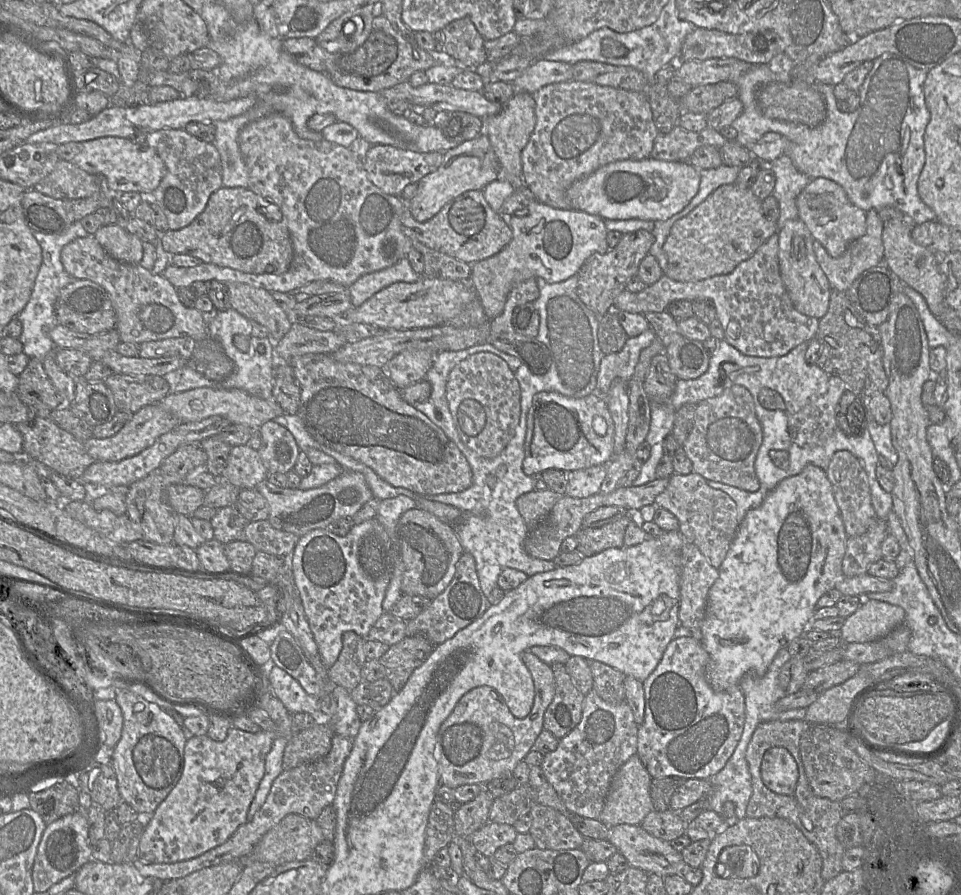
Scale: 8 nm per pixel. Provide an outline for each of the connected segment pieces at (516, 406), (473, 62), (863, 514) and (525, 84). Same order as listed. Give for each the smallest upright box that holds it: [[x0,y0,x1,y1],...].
[[446,352,521,457],[443,18,487,69],[826,451,878,536],[512,58,573,94]]

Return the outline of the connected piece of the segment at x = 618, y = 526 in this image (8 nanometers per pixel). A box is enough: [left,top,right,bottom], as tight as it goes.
[575,515,631,558]

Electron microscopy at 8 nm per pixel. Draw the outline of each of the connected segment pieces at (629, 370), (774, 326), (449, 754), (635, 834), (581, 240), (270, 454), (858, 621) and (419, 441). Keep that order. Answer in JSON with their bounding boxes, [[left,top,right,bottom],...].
[[597,327,656,397],[613,233,819,357],[435,650,555,788],[607,825,686,877],[470,199,607,320],[257,420,300,472],[839,599,905,644],[289,353,472,496]]

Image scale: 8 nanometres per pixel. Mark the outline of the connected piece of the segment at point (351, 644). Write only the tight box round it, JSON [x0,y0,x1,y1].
[327,631,365,690]

